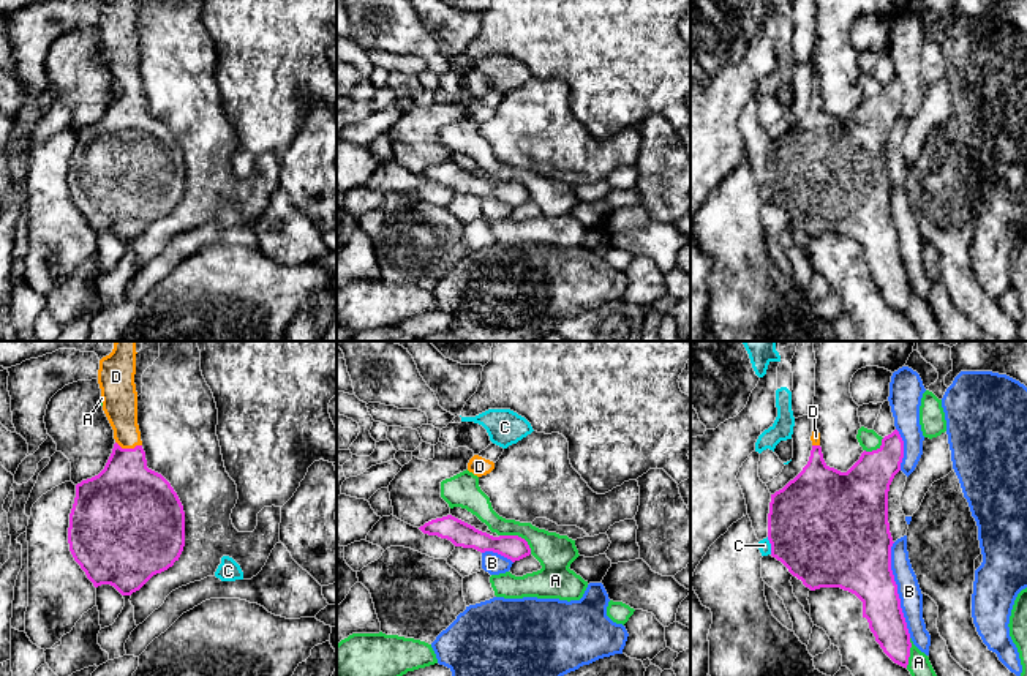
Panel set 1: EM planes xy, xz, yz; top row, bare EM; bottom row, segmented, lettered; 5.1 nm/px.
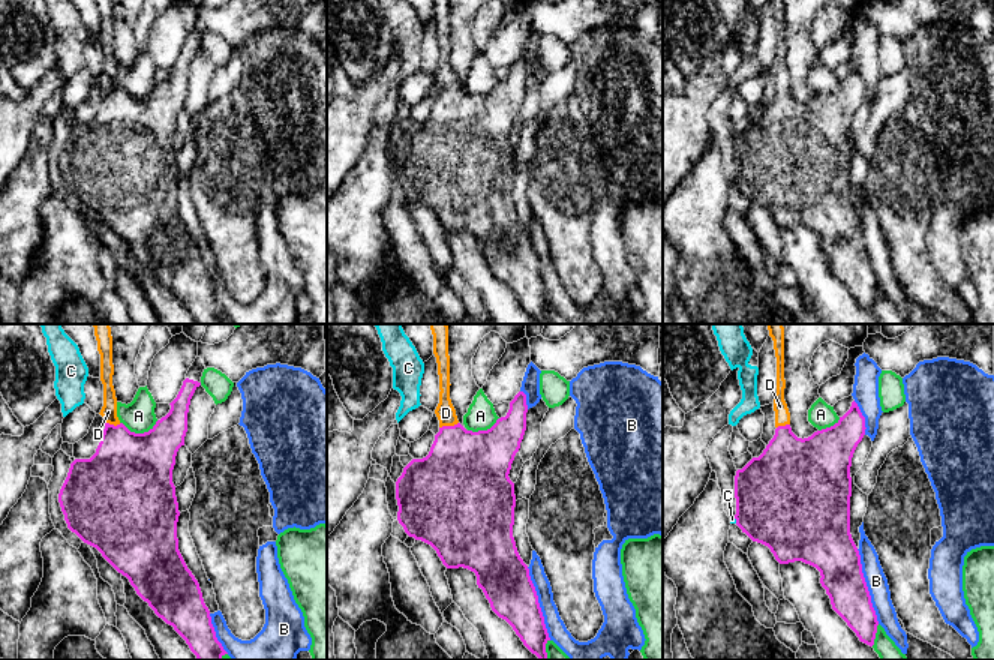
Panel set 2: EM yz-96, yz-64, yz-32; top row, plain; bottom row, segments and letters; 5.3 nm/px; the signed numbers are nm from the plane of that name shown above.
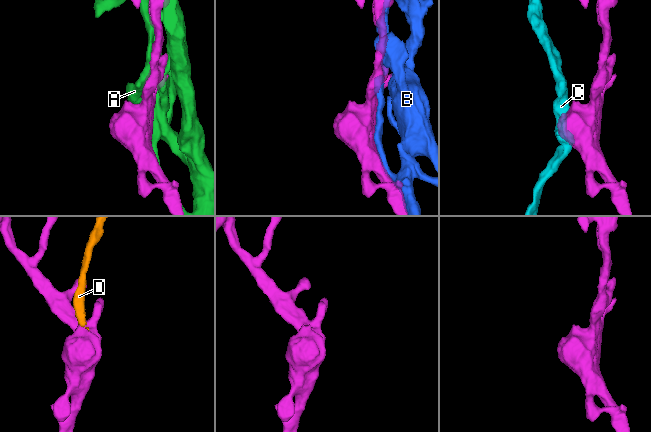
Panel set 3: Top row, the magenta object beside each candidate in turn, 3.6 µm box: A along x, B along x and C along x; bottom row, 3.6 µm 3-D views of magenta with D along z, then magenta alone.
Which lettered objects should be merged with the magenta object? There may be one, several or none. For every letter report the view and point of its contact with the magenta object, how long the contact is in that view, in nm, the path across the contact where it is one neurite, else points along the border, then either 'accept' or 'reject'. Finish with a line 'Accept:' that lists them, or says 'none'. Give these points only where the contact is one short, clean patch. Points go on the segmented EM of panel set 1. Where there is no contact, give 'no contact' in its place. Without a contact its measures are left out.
A: xz (517, 536) | 190 nm | reject
B: yz (896, 589) | 500 nm | reject
C: yz (771, 545) | 90 nm | reject
D: xy (128, 449) | 140 nm | across xy (127, 498), (128, 449), (119, 401) | accept
Accept: D

